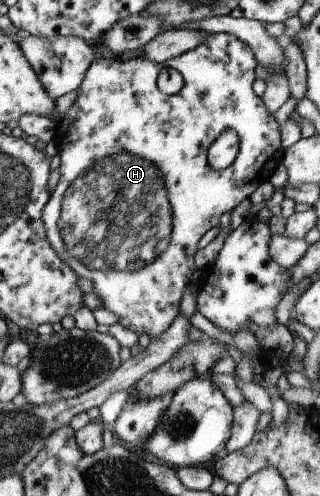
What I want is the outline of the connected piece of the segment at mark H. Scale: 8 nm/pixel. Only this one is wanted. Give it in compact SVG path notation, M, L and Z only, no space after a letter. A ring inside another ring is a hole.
M220 32L210 34L210 37L206 37L206 41L202 41L198 47L194 47L194 49L178 57L166 60L164 63L152 63L140 53L124 61L118 60L118 57L115 56L111 57L99 53L96 57L94 56L88 69L86 69L86 73L84 73L84 79L76 90L76 100L66 111L66 114L56 122L54 141L58 149L58 159L60 159L60 176L41 213L42 223L46 231L46 241L50 243L50 247L60 258L60 261L66 263L77 276L90 279L91 291L100 299L100 305L110 313L114 313L118 317L118 323L124 329L130 329L136 335L144 333L150 338L156 337L174 321L178 315L178 305L180 305L182 292L188 287L188 279L190 279L192 271L196 270L194 253L197 251L198 239L208 229L218 226L220 215L232 211L244 199L249 199L260 183L268 181L271 171L274 171L274 167L281 162L283 150L278 123L272 114L266 111L261 97L254 95L254 91L252 91L252 83L258 76L255 69L256 65L254 53L250 51L250 47L246 43L242 43L233 35ZM162 67L175 69L182 76L184 85L177 94L164 95L160 93L156 85L156 78ZM226 129L232 129L238 135L238 141L240 141L238 153L228 167L214 170L208 165L206 151L212 141Z

